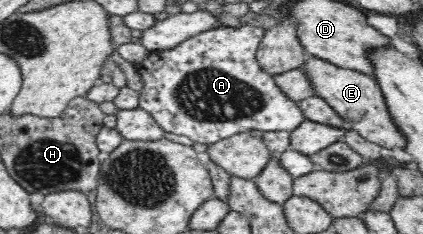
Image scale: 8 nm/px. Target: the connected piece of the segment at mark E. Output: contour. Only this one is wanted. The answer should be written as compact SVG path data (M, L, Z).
M321 58L311 59L301 64L312 88L339 116L347 123L348 128L357 131L369 142L378 144L387 150L399 148L403 150L406 145L404 134L399 138L399 130L395 130L395 122L387 114L387 104L375 80L363 74L362 71L349 70L346 67L338 67Z

